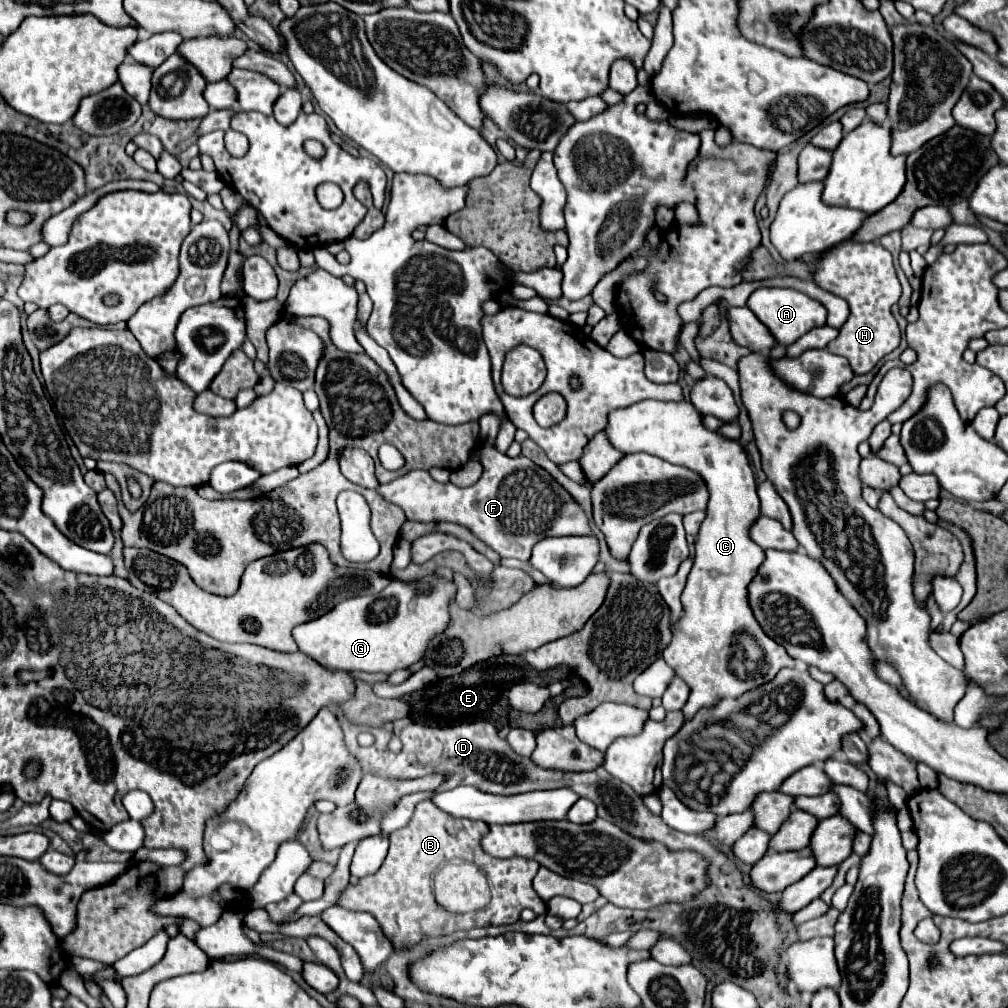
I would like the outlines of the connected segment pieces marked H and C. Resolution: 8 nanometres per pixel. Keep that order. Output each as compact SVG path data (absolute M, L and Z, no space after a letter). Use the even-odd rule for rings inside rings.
M844 242L820 254L818 260L818 268L814 268L814 282L832 294L838 294L850 306L846 324L840 328L838 338L826 348L832 354L848 358L854 374L866 374L878 364L878 360L900 344L900 328L890 312L900 298L900 282L892 266L892 256L878 242Z
M640 400L632 406L616 408L608 414L604 432L622 454L646 452L670 464L690 466L710 488L706 520L696 538L694 566L682 592L684 616L672 628L672 642L662 654L666 664L690 688L690 698L682 708L684 718L692 720L700 708L714 708L722 700L740 698L774 680L782 668L796 668L786 650L762 632L746 600L746 586L756 576L764 550L748 538L750 524L760 516L760 500L742 446L706 430L702 416L690 402ZM744 632L752 636L748 648L742 646Z

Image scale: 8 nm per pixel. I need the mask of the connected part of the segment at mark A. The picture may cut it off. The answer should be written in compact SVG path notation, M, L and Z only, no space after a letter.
M758 288L748 298L748 308L758 316L758 320L764 326L768 326L776 342L782 346L788 346L796 342L800 336L804 336L806 332L810 332L812 328L826 324L826 308L818 300L794 288Z

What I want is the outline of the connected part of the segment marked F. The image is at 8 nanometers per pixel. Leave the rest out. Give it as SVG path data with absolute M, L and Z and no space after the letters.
M490 446L484 448L484 472L480 480L468 488L458 488L452 482L440 484L424 470L410 470L388 484L380 484L376 492L386 502L400 506L408 520L456 522L466 526L504 558L530 560L532 546L548 536L590 534L582 508L570 500L568 492L546 470L524 456L508 458Z

